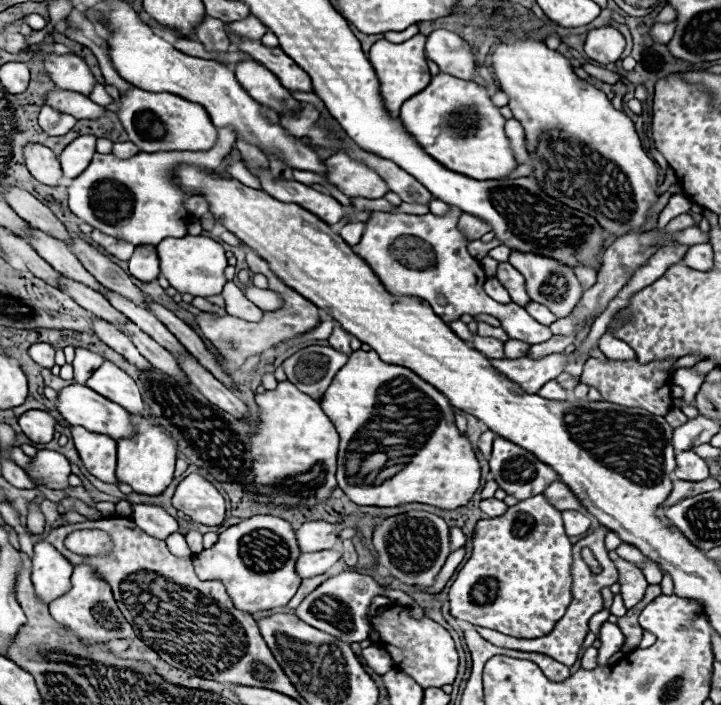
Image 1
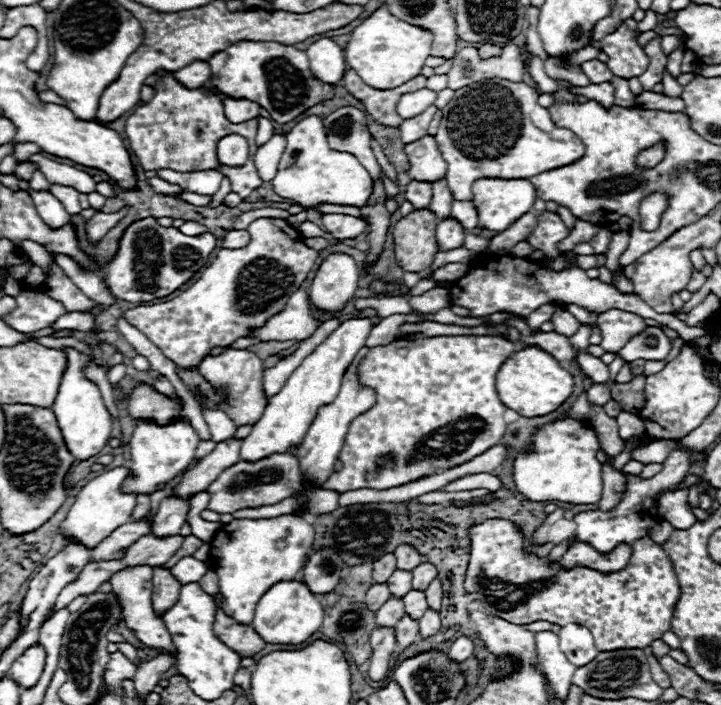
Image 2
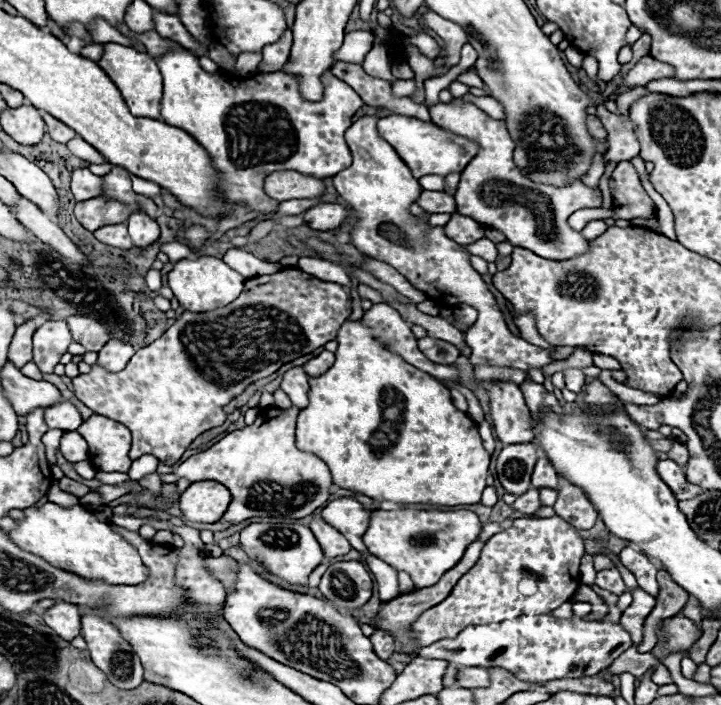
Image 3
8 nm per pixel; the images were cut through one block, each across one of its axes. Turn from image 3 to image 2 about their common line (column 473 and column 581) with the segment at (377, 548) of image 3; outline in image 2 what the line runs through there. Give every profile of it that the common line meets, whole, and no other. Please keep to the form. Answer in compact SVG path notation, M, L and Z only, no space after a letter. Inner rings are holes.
M674 450L666 458L662 472L658 472L656 476L640 478L640 476L634 476L634 474L626 474L626 490L624 490L622 500L620 500L618 506L614 506L608 512L588 510L588 512L580 512L580 514L574 516L574 522L576 522L574 540L576 542L588 542L600 554L608 554L618 544L634 546L634 542L638 542L640 538L646 538L646 536L650 538L652 536L650 530L656 524L660 524L660 518L658 518L658 498L660 498L662 492L676 492L676 486L680 486L680 482L688 474L688 468L690 468L688 458L690 458L688 452Z

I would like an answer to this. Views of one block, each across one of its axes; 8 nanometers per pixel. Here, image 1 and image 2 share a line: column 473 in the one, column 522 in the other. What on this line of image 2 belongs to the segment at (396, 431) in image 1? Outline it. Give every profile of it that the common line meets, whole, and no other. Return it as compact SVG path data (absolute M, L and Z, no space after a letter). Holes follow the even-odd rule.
M566 418L542 426L530 438L530 448L518 452L514 458L512 478L516 490L530 502L558 500L568 504L596 504L602 496L602 464L596 458L598 450L598 436L584 420Z

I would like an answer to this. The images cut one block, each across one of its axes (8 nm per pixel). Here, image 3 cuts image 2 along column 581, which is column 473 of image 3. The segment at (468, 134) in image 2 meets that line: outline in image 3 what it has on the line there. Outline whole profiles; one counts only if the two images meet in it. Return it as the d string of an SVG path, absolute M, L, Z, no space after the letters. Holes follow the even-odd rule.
M392 114L386 118L378 120L378 132L380 136L390 142L390 146L398 152L398 156L406 162L406 166L412 170L416 178L426 176L426 174L436 174L436 176L448 176L452 172L462 172L464 166L478 154L478 144L452 134L448 130L442 130L442 126L434 126L434 122L422 122L412 116L402 116L402 114Z

